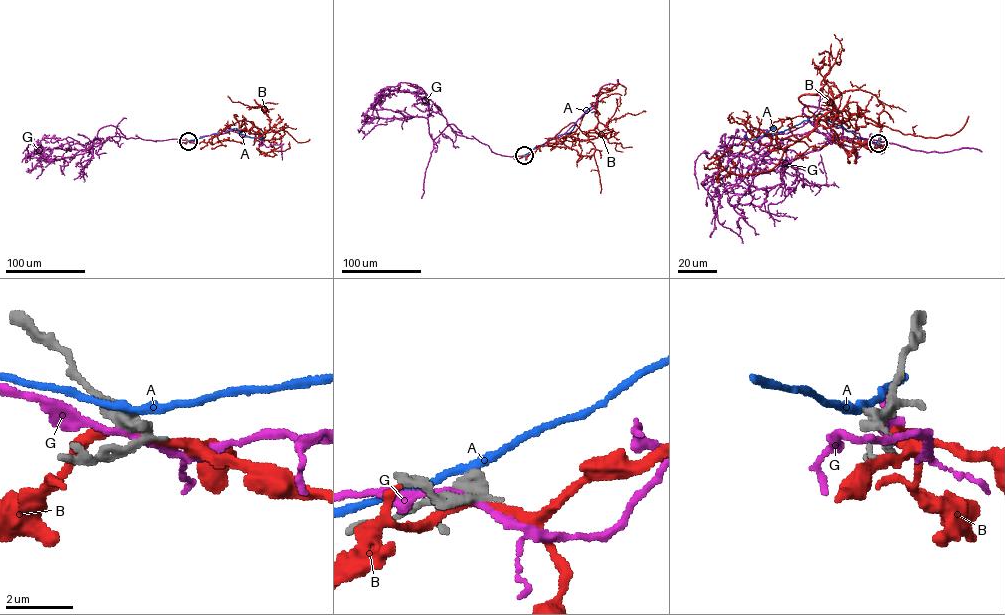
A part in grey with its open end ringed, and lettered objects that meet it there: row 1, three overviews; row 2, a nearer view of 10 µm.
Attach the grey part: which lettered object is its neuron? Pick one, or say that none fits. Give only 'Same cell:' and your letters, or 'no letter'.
Same cell: no letter

